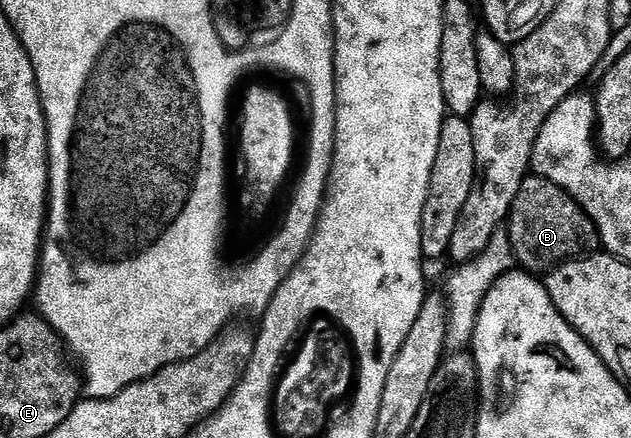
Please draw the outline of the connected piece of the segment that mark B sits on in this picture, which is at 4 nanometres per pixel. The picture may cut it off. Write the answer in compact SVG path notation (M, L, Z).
M528 176L524 180L512 204L508 219L508 235L517 265L530 272L546 272L555 266L561 266L563 262L570 261L571 258L583 257L591 249L589 246L596 242L594 221L582 211L581 206L565 190L561 190L547 178L537 176Z

